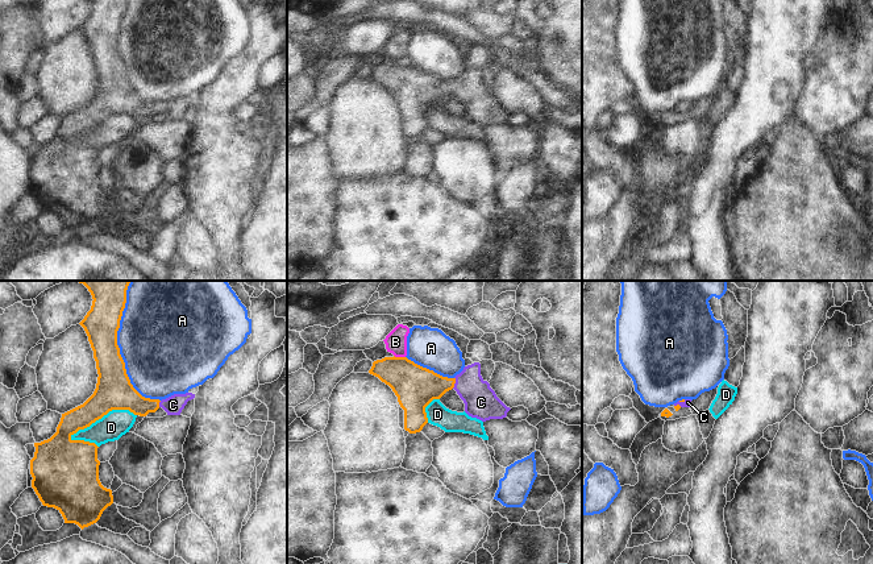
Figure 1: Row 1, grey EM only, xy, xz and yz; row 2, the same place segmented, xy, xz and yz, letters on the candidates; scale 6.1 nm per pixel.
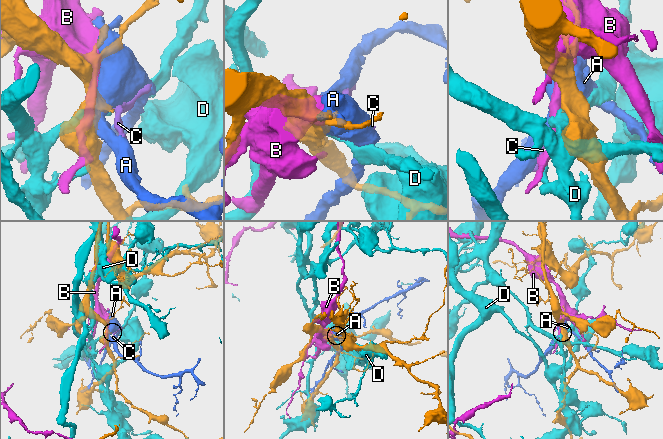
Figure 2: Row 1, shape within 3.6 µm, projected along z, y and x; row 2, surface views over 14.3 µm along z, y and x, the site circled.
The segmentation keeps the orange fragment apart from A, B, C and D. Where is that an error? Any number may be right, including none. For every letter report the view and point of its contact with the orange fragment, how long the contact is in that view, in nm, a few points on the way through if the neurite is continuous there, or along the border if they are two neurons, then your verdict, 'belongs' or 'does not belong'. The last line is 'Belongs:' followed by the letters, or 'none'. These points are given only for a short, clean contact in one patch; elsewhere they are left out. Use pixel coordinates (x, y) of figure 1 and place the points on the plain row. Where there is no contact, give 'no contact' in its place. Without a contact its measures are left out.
A: meets orange in xy at (120, 59); contact 700 nm long; does not belong
B: meets orange in xz at (399, 62); contact 70 nm long; does not belong
C: meets orange in xz at (454, 87); contact 70 nm long; runs through xz (415, 91), (454, 87), (461, 87), (481, 107); belongs
D: meets orange in xy at (102, 121); contact 440 nm long; does not belong
Belongs: C

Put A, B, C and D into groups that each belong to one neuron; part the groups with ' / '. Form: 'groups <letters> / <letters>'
groups A / B / C / D

